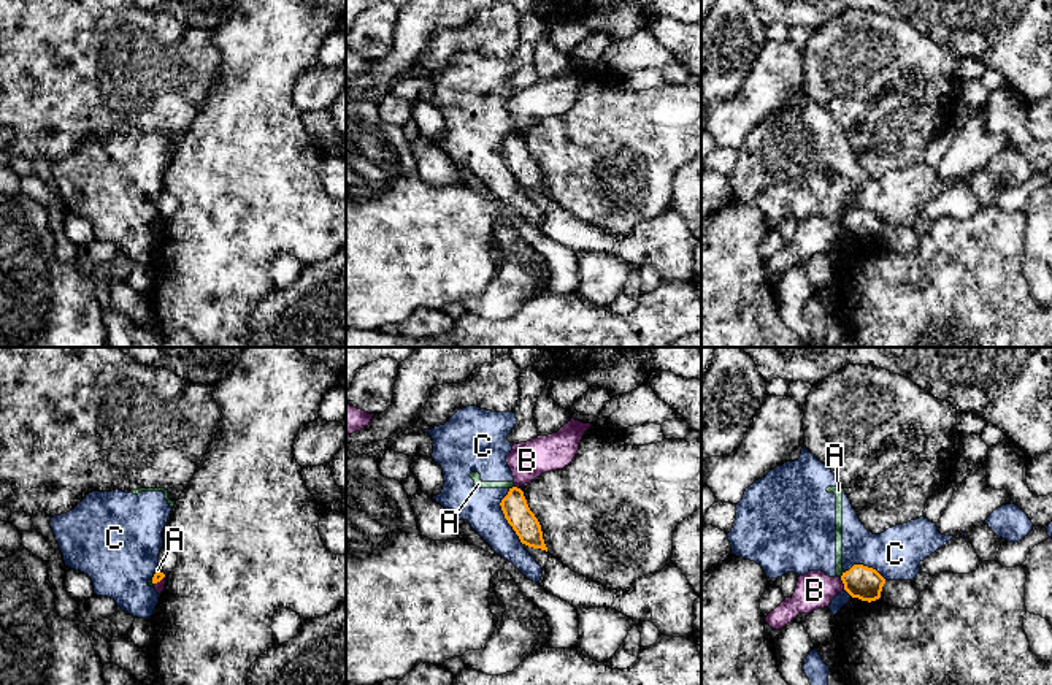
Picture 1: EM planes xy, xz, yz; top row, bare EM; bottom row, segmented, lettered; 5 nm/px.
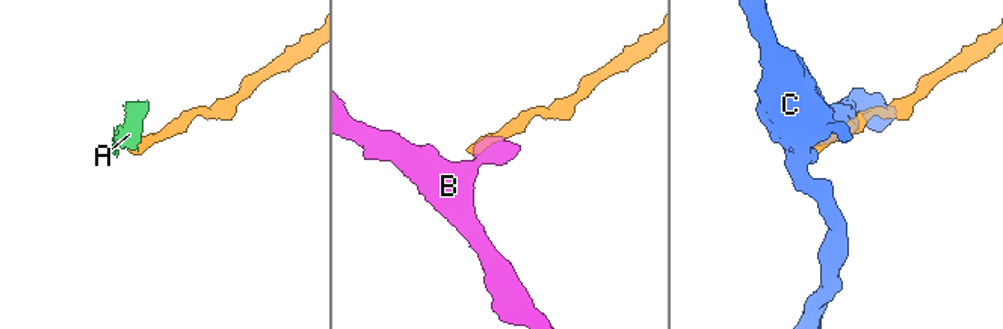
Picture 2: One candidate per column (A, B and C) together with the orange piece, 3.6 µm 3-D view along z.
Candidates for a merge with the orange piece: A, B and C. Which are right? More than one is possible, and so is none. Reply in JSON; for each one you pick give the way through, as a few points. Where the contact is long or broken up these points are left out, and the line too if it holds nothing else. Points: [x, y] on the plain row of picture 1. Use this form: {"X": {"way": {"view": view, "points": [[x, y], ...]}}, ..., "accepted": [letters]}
{"accepted": []}

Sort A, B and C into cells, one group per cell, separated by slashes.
A C / B

